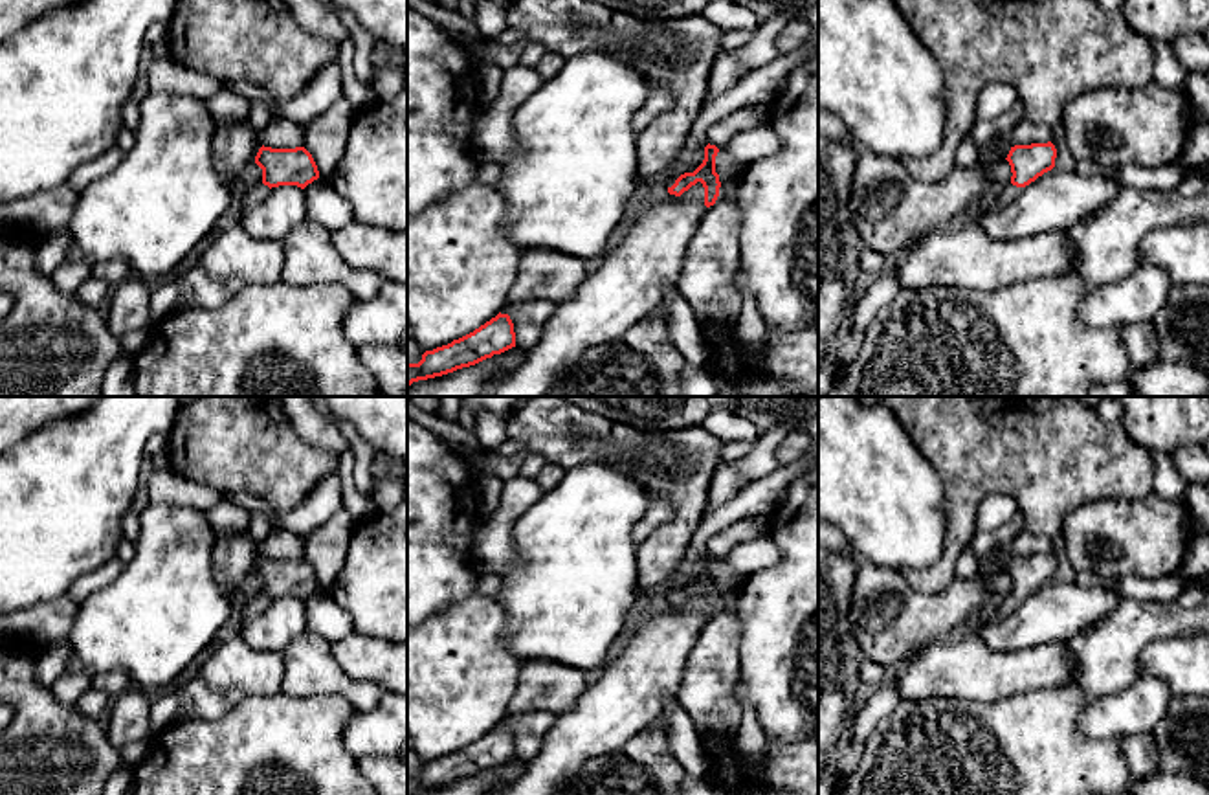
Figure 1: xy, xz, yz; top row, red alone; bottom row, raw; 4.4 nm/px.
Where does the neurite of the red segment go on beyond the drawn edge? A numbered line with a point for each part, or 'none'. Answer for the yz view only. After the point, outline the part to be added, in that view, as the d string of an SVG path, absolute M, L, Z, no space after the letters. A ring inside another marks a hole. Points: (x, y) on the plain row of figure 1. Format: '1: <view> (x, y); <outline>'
1: yz (1006, 604); M1007 595L1000 600L994 602L994 617L1004 617L1007 613L1011 613L1016 606L1018 606L1020 599Z

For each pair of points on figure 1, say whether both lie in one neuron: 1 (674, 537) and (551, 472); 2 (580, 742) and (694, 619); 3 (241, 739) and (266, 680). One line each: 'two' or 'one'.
1: two
2: one
3: two

